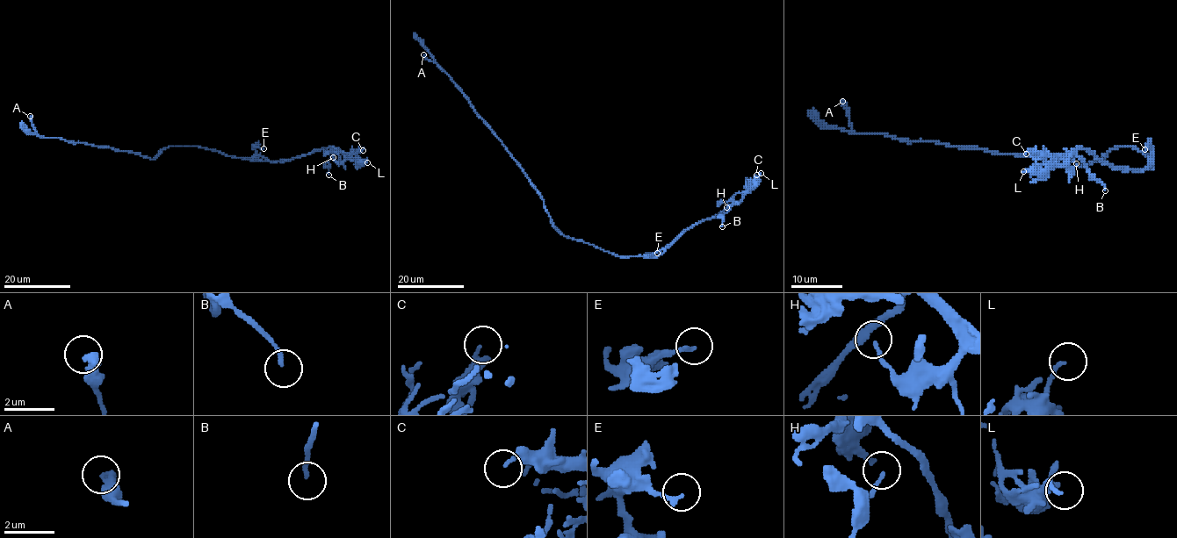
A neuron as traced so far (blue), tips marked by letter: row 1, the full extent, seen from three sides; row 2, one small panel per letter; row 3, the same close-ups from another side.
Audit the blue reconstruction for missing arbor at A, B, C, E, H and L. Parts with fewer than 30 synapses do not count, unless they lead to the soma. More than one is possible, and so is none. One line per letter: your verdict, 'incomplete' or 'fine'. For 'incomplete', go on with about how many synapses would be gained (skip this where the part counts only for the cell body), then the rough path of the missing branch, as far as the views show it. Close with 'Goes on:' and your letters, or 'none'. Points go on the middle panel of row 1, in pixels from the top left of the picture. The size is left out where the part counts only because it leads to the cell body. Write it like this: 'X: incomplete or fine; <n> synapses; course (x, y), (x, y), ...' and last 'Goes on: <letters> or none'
A: fine
B: incomplete; course (722, 226), (721, 245), (724, 244)
C: fine
E: fine
H: fine
L: fine
Goes on: B

